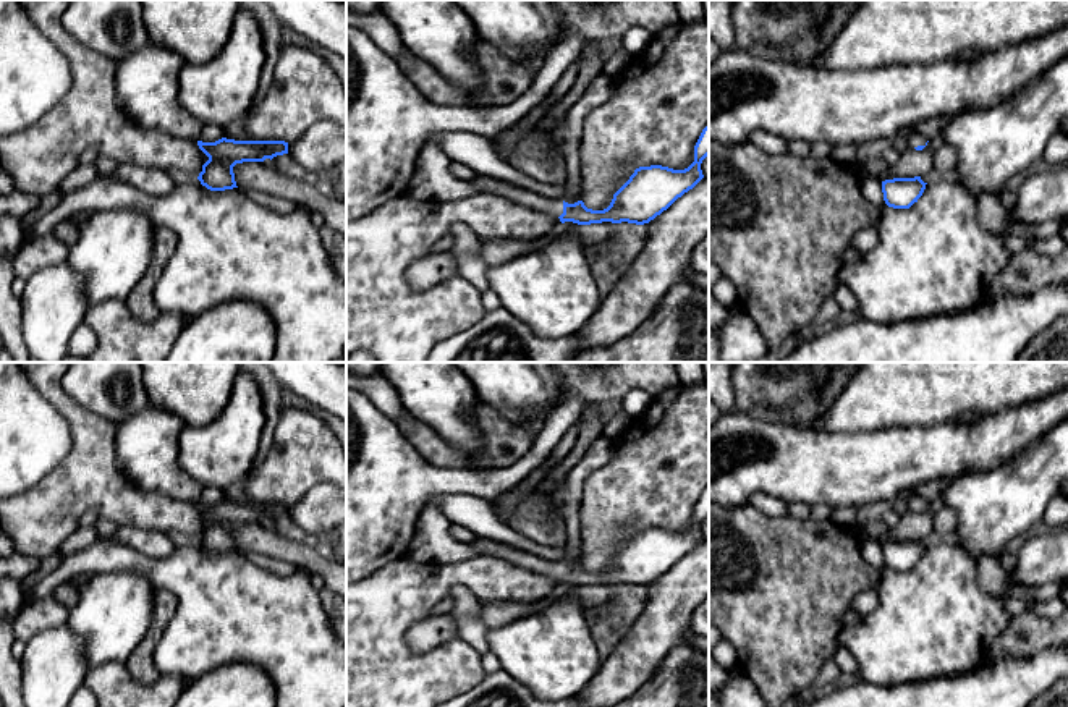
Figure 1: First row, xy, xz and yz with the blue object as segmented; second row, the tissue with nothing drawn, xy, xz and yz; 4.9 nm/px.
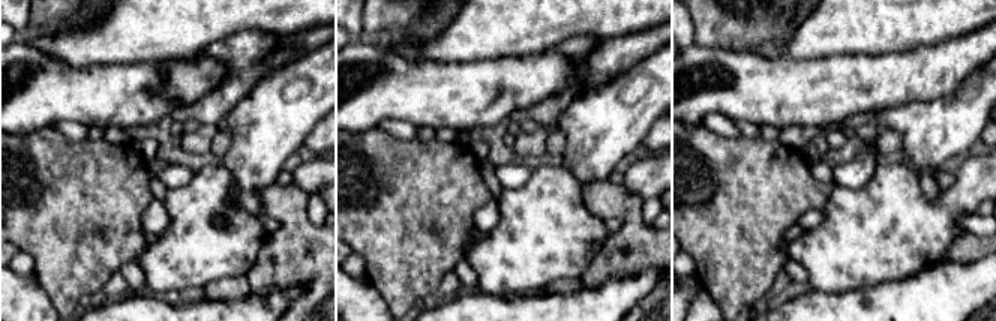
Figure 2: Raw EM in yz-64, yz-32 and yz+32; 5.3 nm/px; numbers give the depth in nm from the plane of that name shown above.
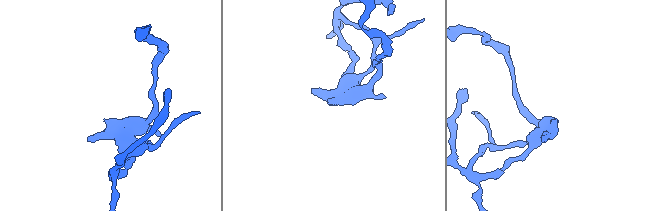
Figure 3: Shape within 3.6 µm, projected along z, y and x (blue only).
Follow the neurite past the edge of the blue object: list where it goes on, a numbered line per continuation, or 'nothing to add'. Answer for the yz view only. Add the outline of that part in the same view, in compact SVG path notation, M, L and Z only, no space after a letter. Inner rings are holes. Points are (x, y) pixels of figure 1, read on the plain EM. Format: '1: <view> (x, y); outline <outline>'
1: yz (916, 502); outline M913 497L908 500L908 510L914 511L918 508L926 508L927 502L922 497Z

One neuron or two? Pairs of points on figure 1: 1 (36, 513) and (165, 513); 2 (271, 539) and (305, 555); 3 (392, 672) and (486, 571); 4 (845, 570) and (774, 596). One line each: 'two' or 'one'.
1: one
2: one
3: one
4: one

